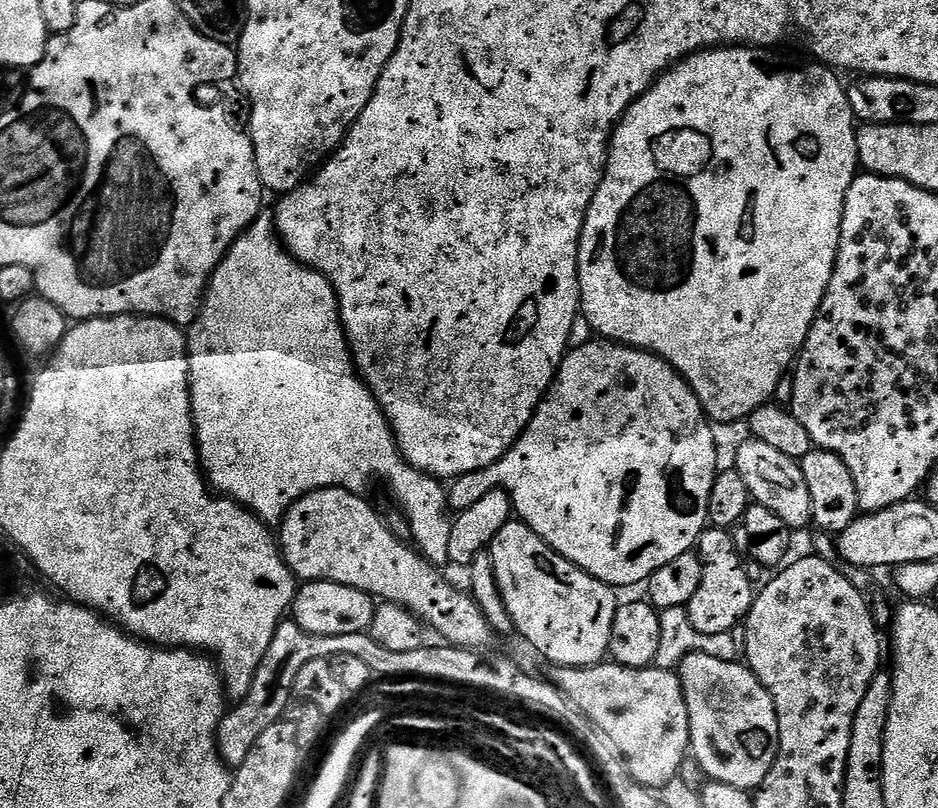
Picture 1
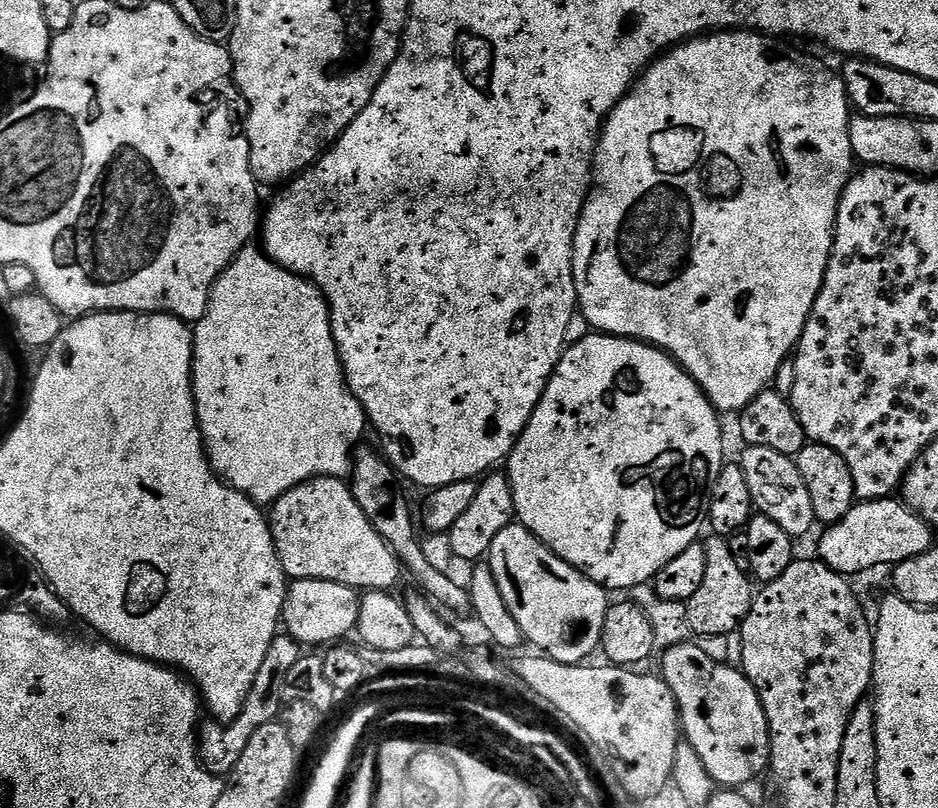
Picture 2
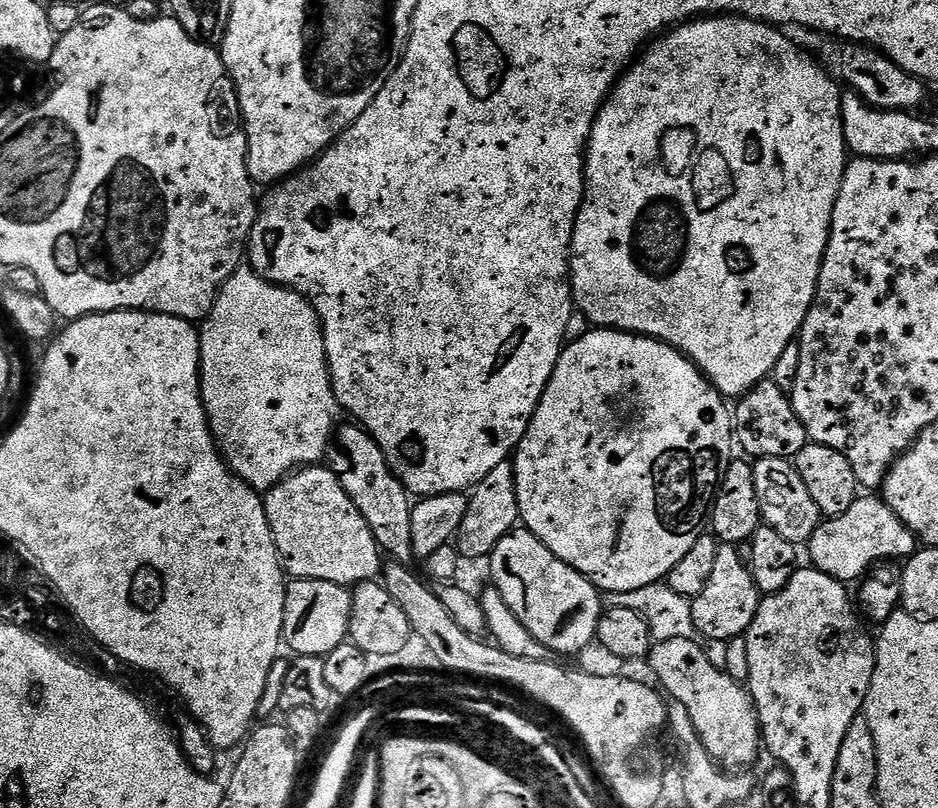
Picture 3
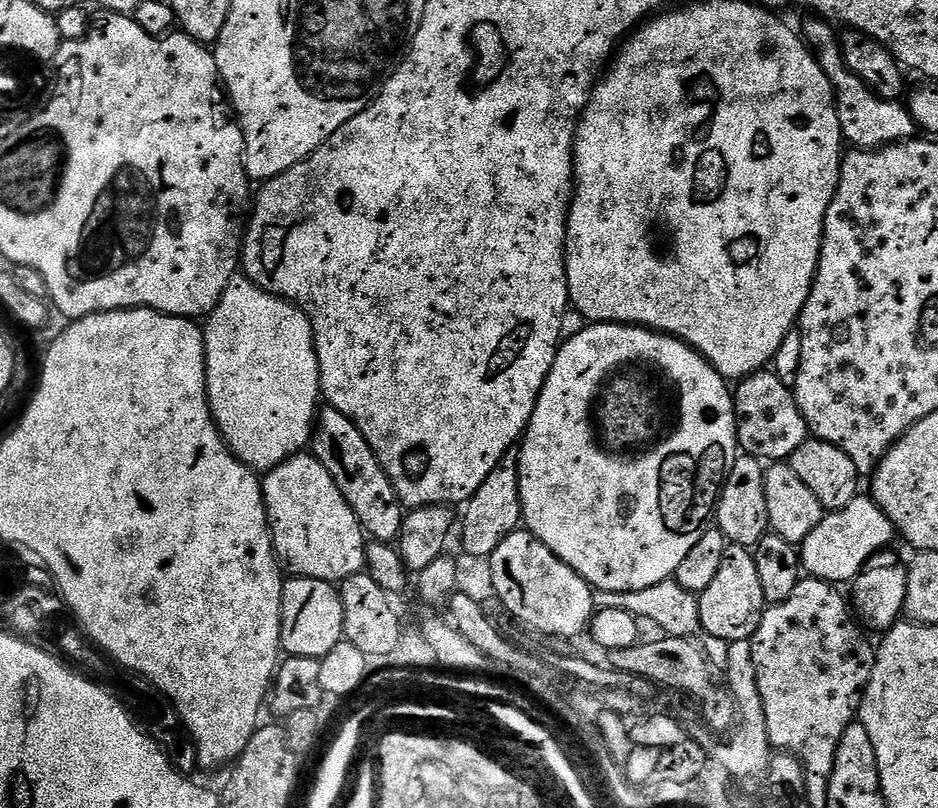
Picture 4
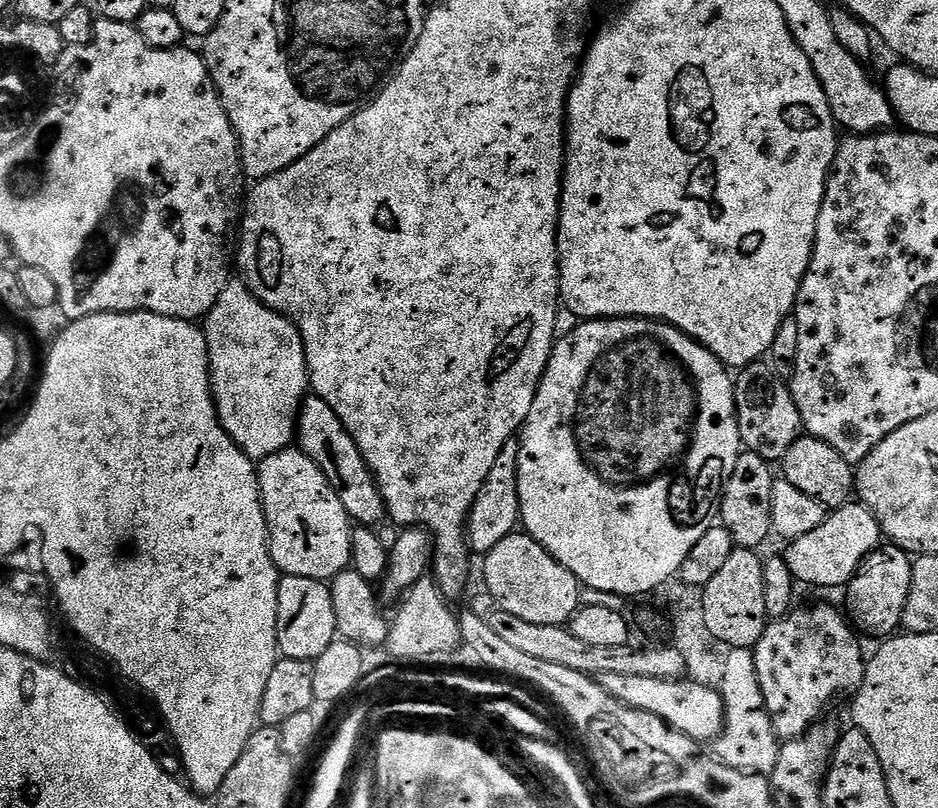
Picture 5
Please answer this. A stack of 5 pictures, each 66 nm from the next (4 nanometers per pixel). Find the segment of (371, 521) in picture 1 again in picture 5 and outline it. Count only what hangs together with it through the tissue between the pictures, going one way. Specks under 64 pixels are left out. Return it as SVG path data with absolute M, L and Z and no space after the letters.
M295 446L282 449L278 454L270 454L259 461L260 497L264 503L264 513L268 523L268 549L274 566L285 576L314 578L330 582L338 573L345 571L352 562L352 529L354 521L346 514L342 498L330 486L326 474L306 458L306 454Z

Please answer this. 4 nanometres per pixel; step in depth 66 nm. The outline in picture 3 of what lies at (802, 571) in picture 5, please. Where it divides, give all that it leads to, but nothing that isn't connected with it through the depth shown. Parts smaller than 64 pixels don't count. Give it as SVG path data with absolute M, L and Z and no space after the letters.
M860 494L846 514L825 519L816 527L816 533L807 541L807 548L812 555L811 563L818 571L830 574L835 580L849 582L867 577L868 567L879 560L911 556L917 551L918 541L916 533L894 514L883 498L876 494Z

